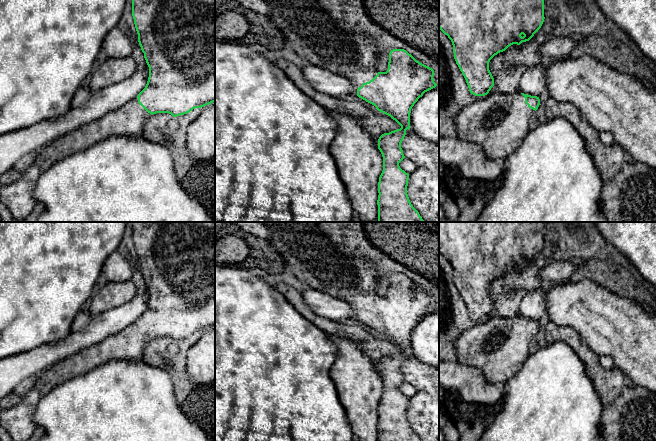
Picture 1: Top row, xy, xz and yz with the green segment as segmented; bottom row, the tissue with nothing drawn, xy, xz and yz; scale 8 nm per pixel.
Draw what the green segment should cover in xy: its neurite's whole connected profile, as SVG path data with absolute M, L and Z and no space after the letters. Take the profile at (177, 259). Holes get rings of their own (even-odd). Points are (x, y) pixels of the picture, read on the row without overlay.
M132 222L132 240L138 266L149 291L145 312L137 321L120 332L52 365L39 379L29 385L18 404L0 410L0 426L13 441L30 440L37 429L34 413L40 399L60 384L84 375L110 360L141 361L146 344L153 338L169 337L176 341L215 326L215 222Z

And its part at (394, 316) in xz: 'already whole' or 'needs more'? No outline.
needs more

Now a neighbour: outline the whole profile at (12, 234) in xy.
M0 222L0 357L25 353L67 337L78 312L85 309L108 257L117 251L128 222Z

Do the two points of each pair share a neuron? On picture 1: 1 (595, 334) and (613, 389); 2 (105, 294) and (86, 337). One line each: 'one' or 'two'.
1: two
2: two

